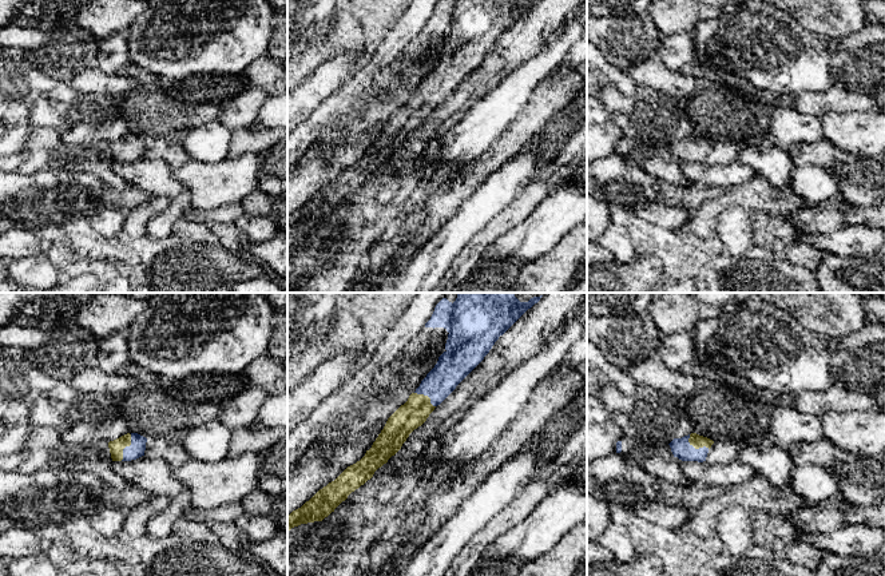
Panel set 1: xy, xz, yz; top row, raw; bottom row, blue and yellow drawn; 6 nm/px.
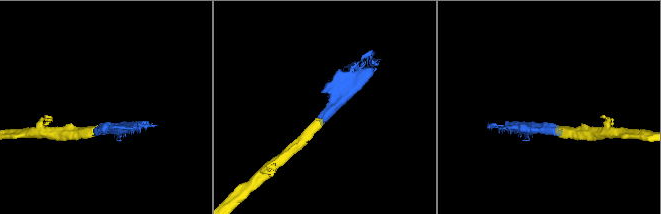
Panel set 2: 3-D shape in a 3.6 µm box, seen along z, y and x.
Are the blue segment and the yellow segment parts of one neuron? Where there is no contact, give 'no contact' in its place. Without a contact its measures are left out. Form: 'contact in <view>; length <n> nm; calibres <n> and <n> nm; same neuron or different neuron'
contact in xy; length 170 nm; calibres 100 and 90 nm; same neuron

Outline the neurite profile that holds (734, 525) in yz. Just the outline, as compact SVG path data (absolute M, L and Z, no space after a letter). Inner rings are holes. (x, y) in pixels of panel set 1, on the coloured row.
M730 505L717 517L715 531L726 545L726 548L733 553L734 557L745 557L746 551L754 547L757 543L754 540L754 524L751 520L751 512L742 508L741 505Z

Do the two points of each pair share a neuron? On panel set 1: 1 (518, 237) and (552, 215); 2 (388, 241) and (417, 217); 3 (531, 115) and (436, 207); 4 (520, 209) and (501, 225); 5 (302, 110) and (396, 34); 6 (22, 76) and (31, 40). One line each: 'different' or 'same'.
1: same
2: same
3: same
4: same
5: different
6: different

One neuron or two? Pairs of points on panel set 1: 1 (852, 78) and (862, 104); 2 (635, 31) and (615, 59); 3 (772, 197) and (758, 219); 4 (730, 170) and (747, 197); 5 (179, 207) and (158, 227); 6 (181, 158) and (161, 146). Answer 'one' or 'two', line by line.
1: two
2: one
3: two
4: two
5: one
6: one

